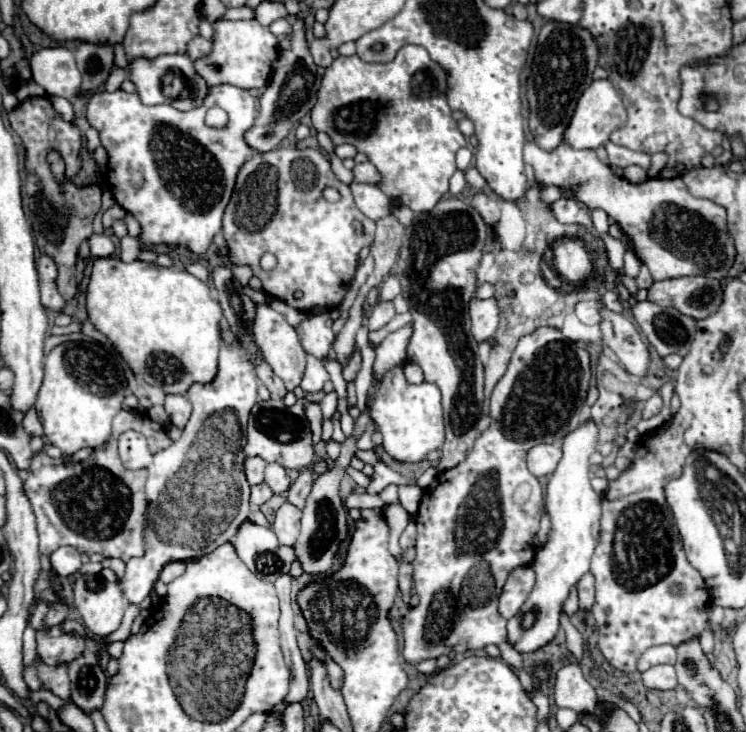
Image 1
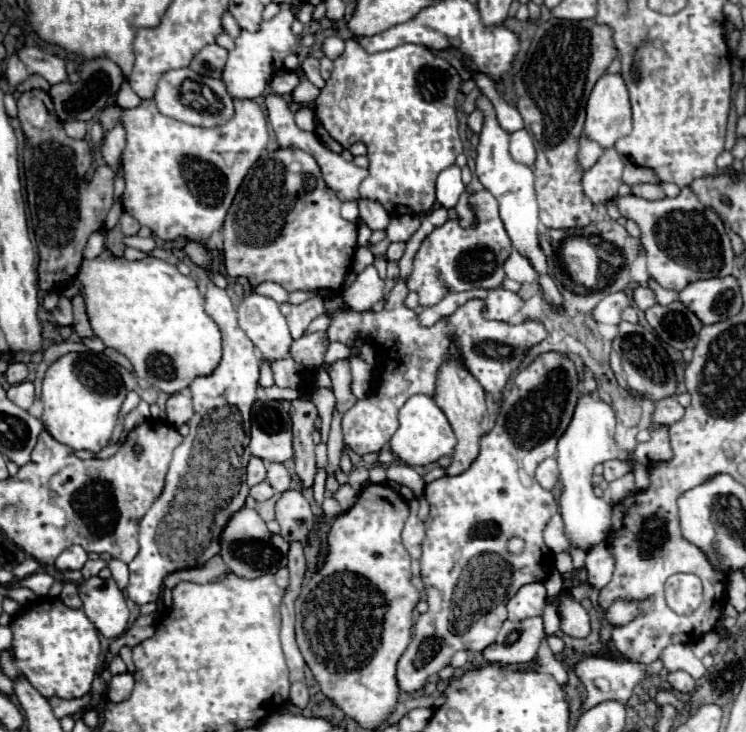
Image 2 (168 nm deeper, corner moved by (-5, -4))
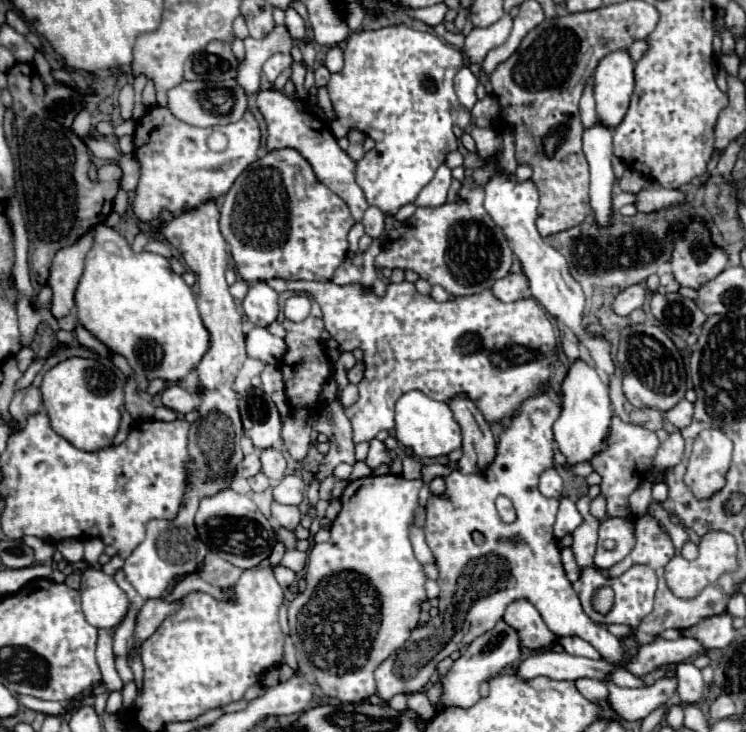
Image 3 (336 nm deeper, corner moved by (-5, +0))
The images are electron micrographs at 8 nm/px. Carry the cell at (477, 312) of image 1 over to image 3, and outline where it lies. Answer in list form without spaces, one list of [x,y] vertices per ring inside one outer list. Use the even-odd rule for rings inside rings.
[[[508,273],[504,279],[498,279],[492,285],[494,295],[500,301],[516,301],[522,297],[522,291],[526,287],[526,275],[524,273]]]

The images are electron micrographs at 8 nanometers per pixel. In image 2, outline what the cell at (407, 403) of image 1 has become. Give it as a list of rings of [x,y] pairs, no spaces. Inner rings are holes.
[[[426,395],[410,397],[406,401],[406,405],[400,409],[398,421],[400,421],[400,427],[390,439],[390,449],[406,465],[410,465],[410,467],[422,465],[424,467],[424,465],[436,463],[444,455],[452,455],[452,451],[456,447],[454,431],[448,423],[446,415],[440,411],[440,407],[434,403],[432,397],[426,397]]]

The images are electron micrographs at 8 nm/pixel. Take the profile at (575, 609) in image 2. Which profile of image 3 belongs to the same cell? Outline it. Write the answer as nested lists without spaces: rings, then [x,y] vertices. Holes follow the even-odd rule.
[[[548,387],[538,397],[526,399],[520,407],[520,413],[512,419],[508,429],[502,431],[500,441],[498,441],[498,455],[496,455],[494,463],[488,467],[486,475],[450,473],[446,477],[446,495],[448,497],[446,499],[440,499],[440,497],[428,499],[424,533],[426,533],[426,543],[430,545],[430,549],[436,557],[438,571],[440,571],[440,579],[438,579],[438,585],[440,585],[440,597],[438,597],[440,599],[440,605],[438,605],[440,617],[430,619],[422,627],[416,627],[412,631],[412,635],[408,637],[404,649],[398,649],[396,653],[392,653],[374,671],[376,693],[382,701],[390,701],[398,693],[420,691],[430,681],[430,677],[436,673],[436,665],[444,657],[448,657],[452,651],[460,651],[464,645],[472,643],[476,637],[490,631],[502,619],[506,607],[512,601],[526,599],[526,597],[540,611],[548,629],[552,633],[556,633],[558,637],[576,635],[584,641],[588,641],[592,647],[596,647],[600,651],[600,655],[604,659],[608,659],[610,663],[624,663],[626,661],[626,651],[624,651],[622,643],[618,643],[620,639],[616,639],[608,629],[602,629],[596,623],[592,623],[590,617],[586,617],[586,613],[582,611],[580,599],[578,599],[576,591],[572,589],[572,583],[566,579],[566,573],[562,569],[560,549],[558,549],[554,533],[552,533],[552,525],[554,525],[556,511],[558,511],[558,501],[548,499],[538,491],[540,473],[546,471],[548,467],[554,467],[554,461],[552,461],[552,443],[554,443],[552,425],[558,419],[558,415],[560,415],[560,403],[552,401]],[[498,495],[506,495],[514,503],[514,509],[516,509],[516,515],[518,515],[518,519],[514,523],[504,523],[502,519],[498,519],[498,511],[496,511],[496,505],[494,505]],[[474,529],[484,533],[486,541],[482,545],[476,545],[472,541],[470,533]]]

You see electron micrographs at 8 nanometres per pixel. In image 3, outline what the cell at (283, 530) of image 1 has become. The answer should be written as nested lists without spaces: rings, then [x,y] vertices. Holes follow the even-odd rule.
[[[286,475],[276,487],[274,487],[274,499],[284,505],[300,505],[304,499],[306,485],[298,475]]]

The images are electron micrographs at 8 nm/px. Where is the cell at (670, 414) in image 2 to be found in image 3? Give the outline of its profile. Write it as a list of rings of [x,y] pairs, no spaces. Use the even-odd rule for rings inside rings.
[[[682,399],[674,409],[670,409],[670,411],[666,413],[666,419],[668,419],[672,425],[676,425],[678,429],[684,429],[684,427],[688,427],[688,423],[692,421],[692,413],[694,413],[694,405],[692,405],[690,401]]]

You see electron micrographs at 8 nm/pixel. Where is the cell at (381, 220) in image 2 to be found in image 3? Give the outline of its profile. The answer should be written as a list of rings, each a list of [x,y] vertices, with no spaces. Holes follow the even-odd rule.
[[[368,207],[362,217],[362,225],[366,235],[378,239],[384,233],[384,213],[378,207]]]

